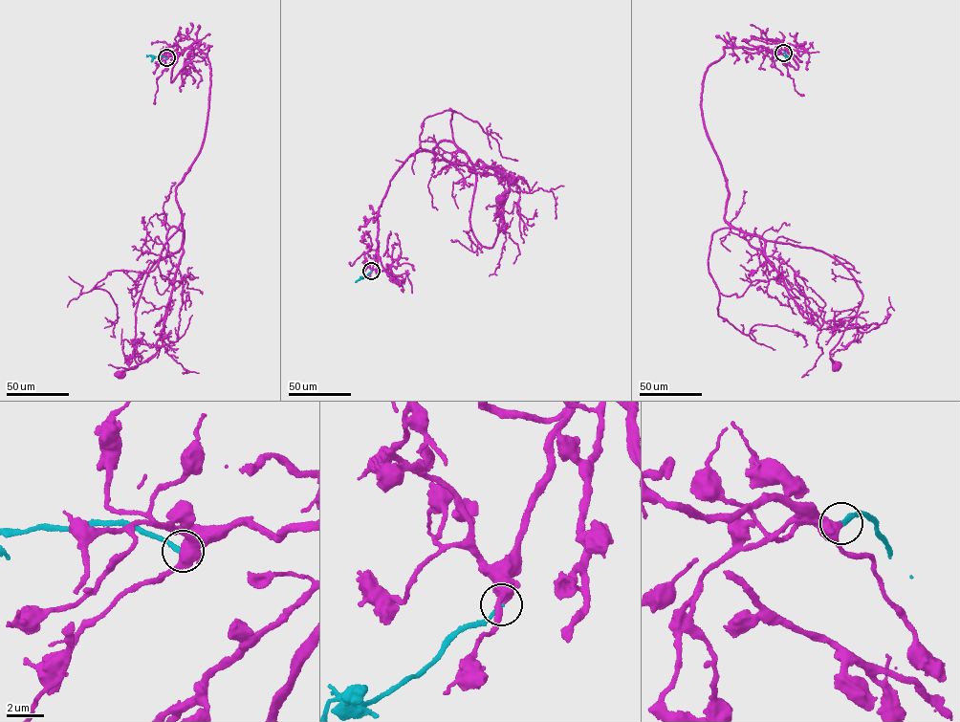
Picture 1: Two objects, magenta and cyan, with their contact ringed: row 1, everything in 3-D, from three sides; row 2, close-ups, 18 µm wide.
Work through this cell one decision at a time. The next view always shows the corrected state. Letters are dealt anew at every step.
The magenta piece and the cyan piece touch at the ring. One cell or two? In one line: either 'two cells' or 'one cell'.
one cell

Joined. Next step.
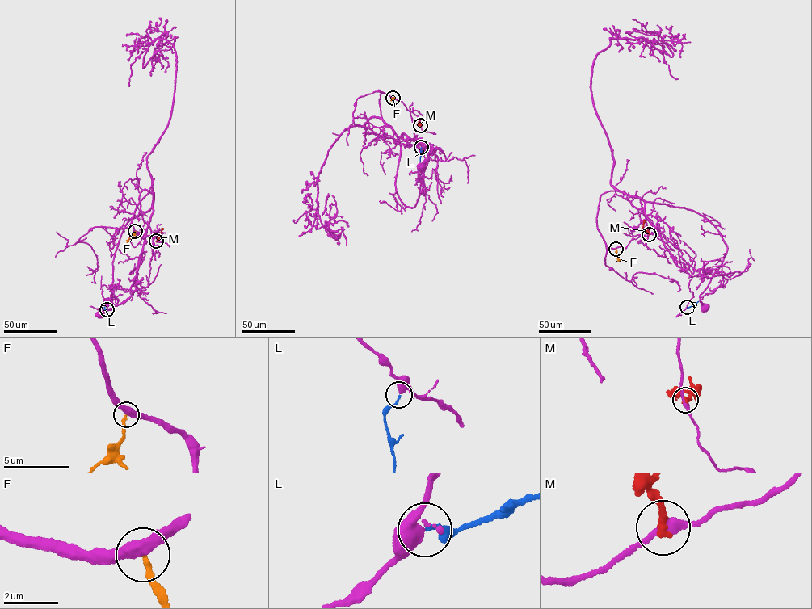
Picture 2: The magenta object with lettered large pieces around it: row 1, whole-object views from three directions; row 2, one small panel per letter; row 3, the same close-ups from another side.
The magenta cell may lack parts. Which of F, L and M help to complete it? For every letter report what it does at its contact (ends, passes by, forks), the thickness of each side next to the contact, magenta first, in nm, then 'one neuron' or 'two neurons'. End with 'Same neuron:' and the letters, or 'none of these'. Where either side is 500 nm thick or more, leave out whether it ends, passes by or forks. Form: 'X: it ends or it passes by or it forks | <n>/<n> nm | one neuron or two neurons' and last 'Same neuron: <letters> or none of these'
F: it ends | 400/200 nm | two neurons
L: it ends | 400/140 nm | one neuron
M: it ends | 300/280 nm | two neurons
Same neuron: L

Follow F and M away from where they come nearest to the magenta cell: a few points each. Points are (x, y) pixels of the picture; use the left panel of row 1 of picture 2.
F: (135, 231), (127, 242)
M: (156, 241), (162, 228)

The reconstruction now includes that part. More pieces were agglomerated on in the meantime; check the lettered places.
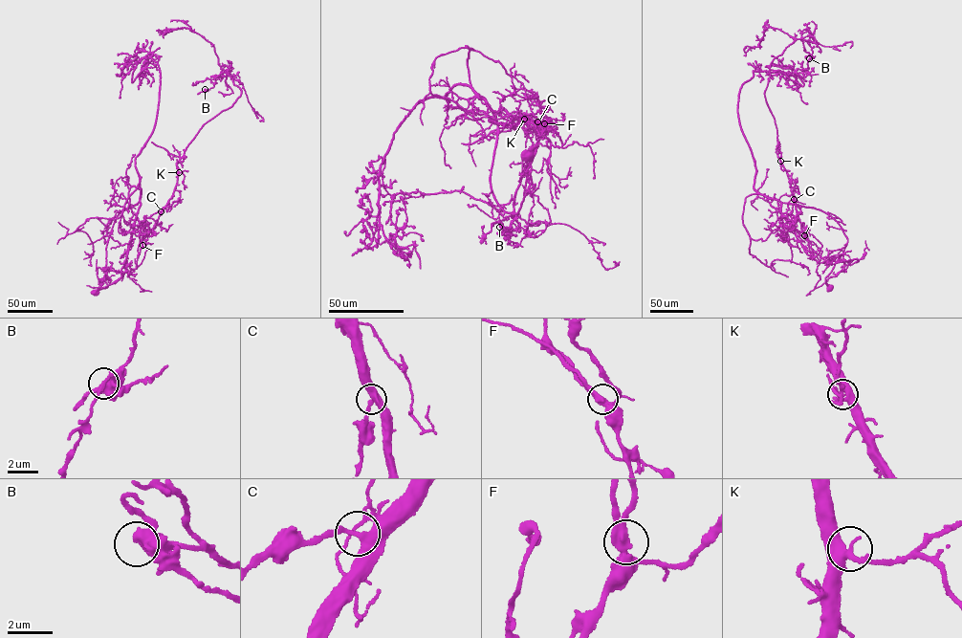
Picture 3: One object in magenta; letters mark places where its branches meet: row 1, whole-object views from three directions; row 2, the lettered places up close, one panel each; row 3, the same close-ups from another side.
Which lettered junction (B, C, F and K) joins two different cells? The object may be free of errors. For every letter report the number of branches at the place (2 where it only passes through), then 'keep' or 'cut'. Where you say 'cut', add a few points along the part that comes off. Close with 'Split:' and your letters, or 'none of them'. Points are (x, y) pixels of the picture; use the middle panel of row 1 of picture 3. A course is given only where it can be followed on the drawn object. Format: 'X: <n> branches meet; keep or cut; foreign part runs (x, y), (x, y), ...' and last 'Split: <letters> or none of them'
B: 2 branches meet; keep
C: 2 branches meet; keep
F: 2 branches meet; cut; foreign part runs (544, 123), (536, 102), (538, 122), (513, 120), (540, 132), (507, 204), (389, 194), (384, 159), (371, 160)
K: 2 branches meet; keep
Split: F

